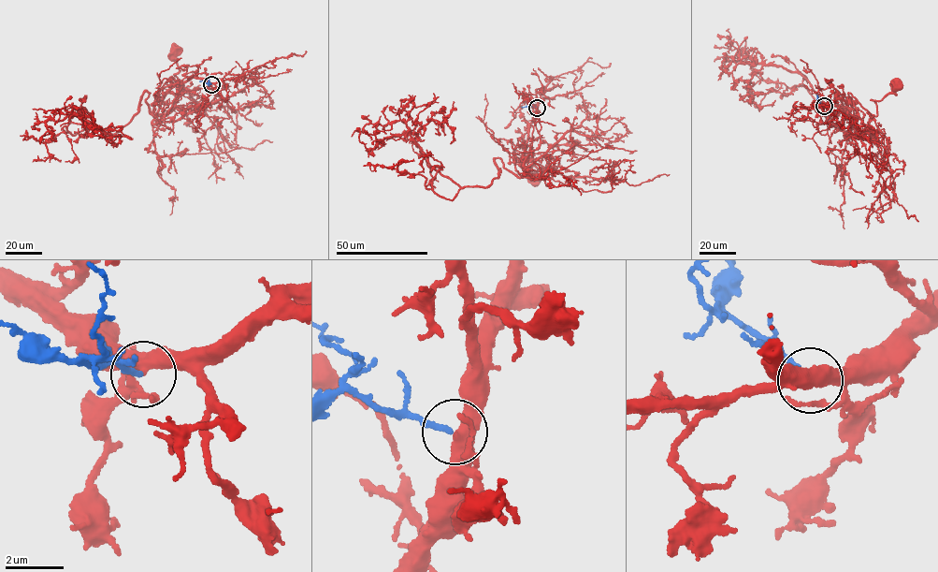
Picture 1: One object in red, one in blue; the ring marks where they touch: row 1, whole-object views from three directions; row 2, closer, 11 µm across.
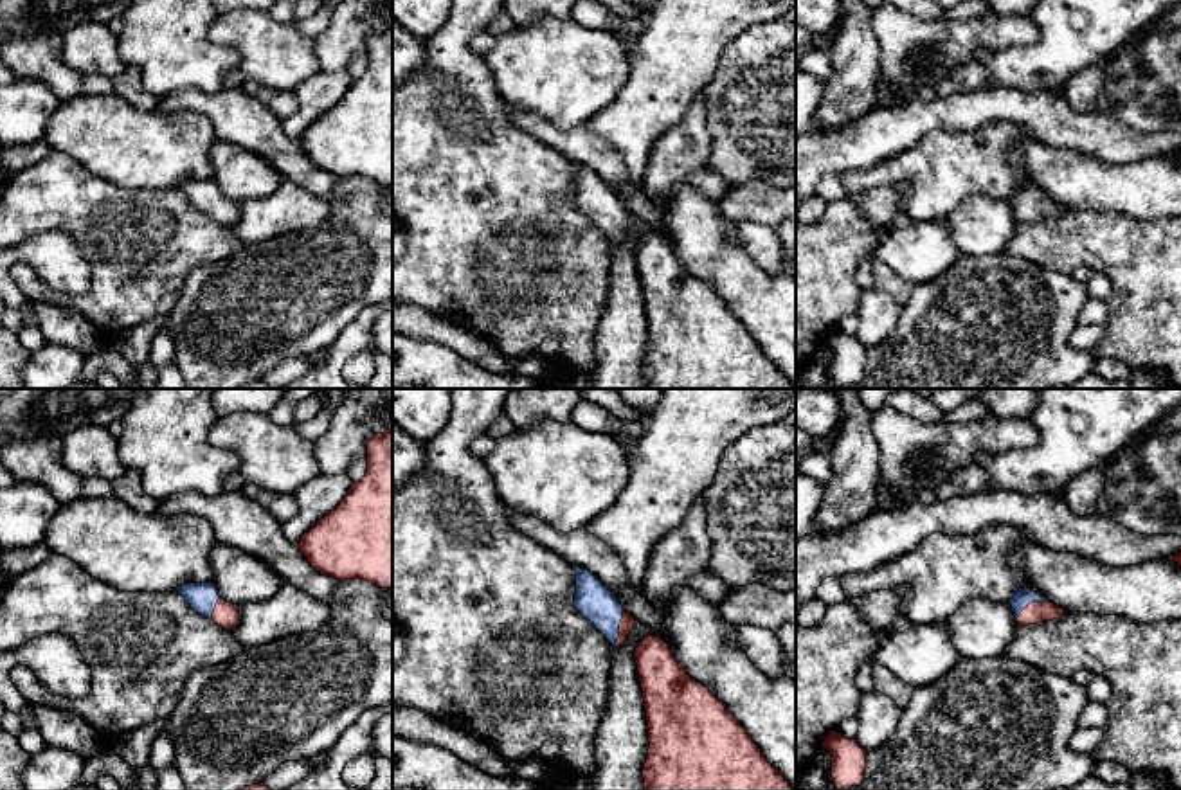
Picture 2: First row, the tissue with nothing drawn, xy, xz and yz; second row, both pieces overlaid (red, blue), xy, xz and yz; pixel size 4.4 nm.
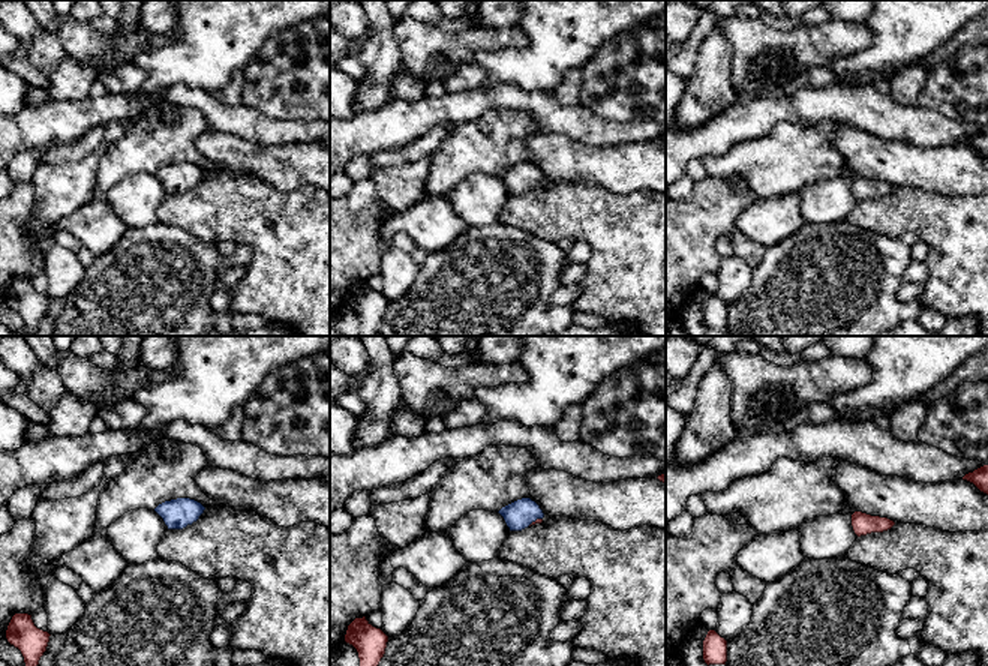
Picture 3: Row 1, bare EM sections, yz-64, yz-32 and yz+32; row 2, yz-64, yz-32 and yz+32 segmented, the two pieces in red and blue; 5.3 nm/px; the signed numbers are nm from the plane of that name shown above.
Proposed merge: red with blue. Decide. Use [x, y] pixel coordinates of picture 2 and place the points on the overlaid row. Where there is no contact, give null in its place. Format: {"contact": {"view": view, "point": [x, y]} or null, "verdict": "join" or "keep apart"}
{"contact": {"view": "xz", "point": [620, 628]}, "verdict": "join"}

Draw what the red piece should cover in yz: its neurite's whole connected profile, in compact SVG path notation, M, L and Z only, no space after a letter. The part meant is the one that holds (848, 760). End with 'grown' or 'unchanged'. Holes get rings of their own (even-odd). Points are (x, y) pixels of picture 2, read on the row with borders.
M832 731L823 745L832 754L832 781L837 790L861 786L866 774L866 750L857 740L844 738L841 732Z; unchanged

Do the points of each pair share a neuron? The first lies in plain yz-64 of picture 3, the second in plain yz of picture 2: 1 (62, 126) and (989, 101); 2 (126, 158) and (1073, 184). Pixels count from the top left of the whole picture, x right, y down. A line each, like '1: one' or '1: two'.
1: one
2: two

